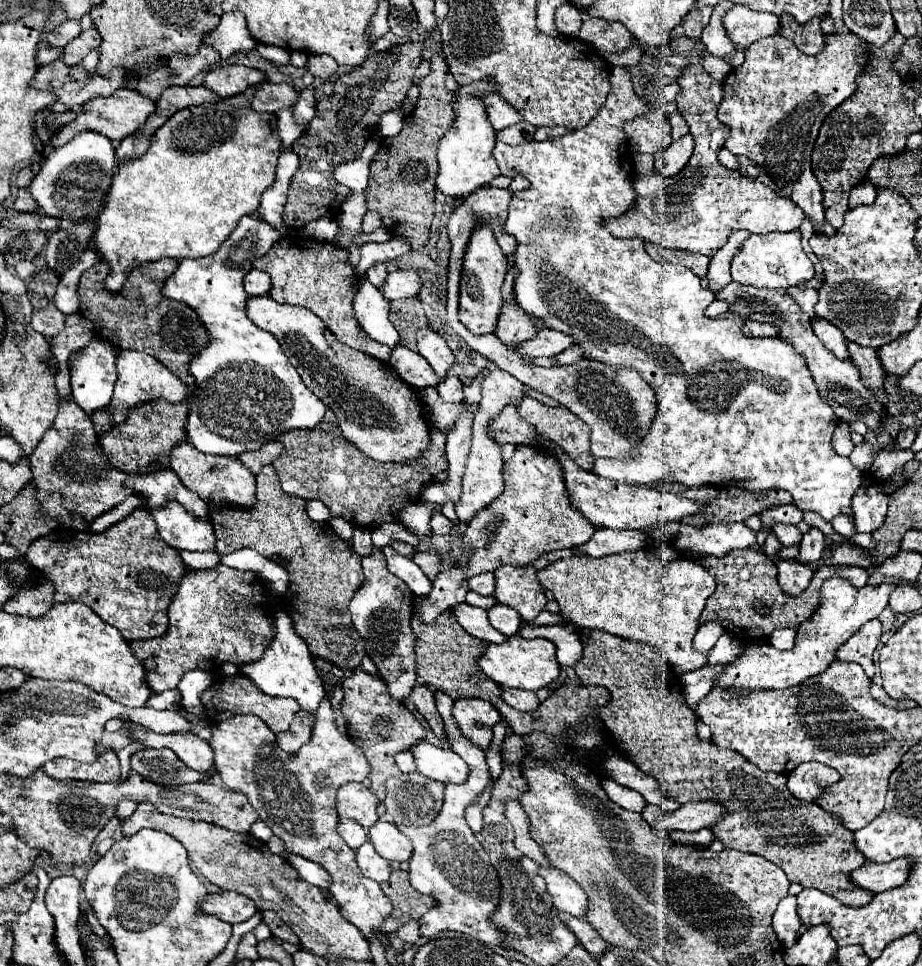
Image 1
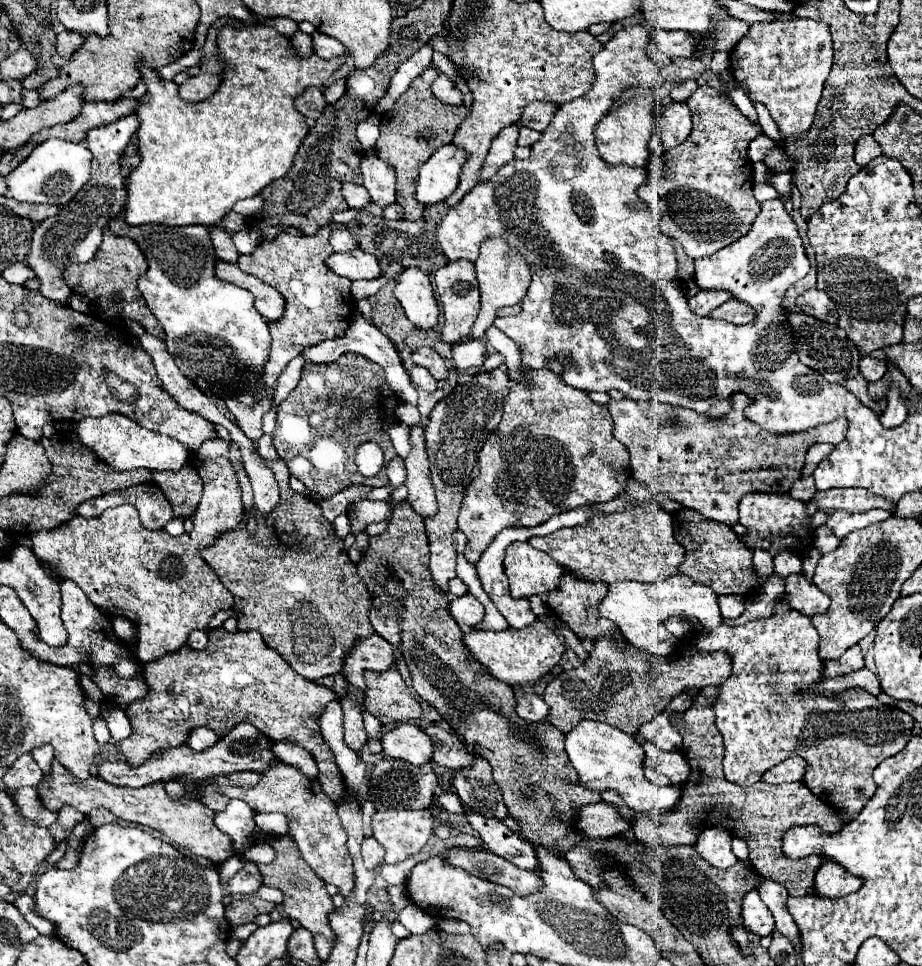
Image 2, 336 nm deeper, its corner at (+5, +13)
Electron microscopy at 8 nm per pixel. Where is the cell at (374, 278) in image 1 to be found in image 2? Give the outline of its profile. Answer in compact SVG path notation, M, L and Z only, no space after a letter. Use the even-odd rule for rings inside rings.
M336 230L332 232L332 242L336 252L352 252L358 248L358 240L352 238L352 234L348 230Z

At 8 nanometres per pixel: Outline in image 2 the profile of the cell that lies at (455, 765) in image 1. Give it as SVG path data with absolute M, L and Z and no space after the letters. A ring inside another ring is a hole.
M400 724L382 736L384 754L390 758L406 760L414 766L428 764L432 758L430 736L414 724Z

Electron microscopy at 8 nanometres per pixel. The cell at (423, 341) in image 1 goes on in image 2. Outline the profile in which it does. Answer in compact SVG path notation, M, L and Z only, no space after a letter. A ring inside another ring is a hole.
M406 268L394 288L408 320L420 330L432 330L438 324L438 304L432 284L420 268Z

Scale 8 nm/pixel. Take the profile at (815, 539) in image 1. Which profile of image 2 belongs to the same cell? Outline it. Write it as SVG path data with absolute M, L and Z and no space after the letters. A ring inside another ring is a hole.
M802 572L790 574L786 578L786 596L790 606L808 618L826 612L830 606L830 598L816 584L812 584Z

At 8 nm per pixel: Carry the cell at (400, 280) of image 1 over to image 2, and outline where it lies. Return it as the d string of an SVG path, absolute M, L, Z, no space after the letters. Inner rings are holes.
M356 248L356 252L350 252L350 254L334 252L326 260L326 264L334 274L344 276L348 280L374 280L374 278L382 276L378 258L360 248Z

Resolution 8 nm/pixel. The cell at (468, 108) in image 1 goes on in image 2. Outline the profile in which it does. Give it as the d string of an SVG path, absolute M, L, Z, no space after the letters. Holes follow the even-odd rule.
M444 144L438 148L424 166L418 168L418 186L416 186L416 198L422 204L436 204L446 200L456 186L460 184L462 166L466 164L468 154L454 146Z

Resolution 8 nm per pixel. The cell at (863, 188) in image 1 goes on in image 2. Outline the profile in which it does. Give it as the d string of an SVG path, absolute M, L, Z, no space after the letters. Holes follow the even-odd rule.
M864 136L856 142L856 164L866 166L870 160L878 158L882 154L880 144L872 136Z

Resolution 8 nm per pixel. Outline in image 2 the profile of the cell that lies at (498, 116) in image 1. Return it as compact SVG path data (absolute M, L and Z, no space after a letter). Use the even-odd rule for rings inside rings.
M438 74L438 78L432 84L432 92L434 96L444 102L444 104L454 104L454 106L462 106L464 104L464 94L452 84L452 80L446 74Z

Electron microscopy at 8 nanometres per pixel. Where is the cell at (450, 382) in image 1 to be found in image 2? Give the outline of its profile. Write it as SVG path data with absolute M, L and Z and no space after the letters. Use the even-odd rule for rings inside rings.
M412 366L408 374L410 374L412 382L414 382L418 388L422 388L422 390L426 390L426 392L436 392L436 388L438 388L438 380L436 380L426 368Z

